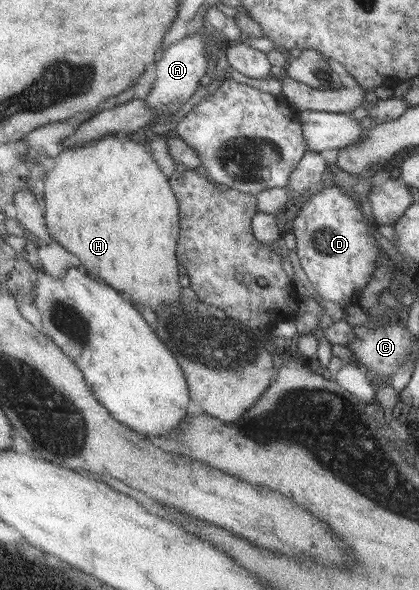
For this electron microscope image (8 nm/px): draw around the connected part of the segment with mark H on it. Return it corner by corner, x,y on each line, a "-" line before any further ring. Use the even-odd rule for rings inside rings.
111,134
96,139
96,141
91,141
86,145
65,148
52,159
54,166
50,171
46,171
46,175
43,178
45,212
42,213
45,227
51,239
55,240
62,248
67,249
69,253
73,253
81,261
81,265
87,269
89,276
97,275
101,281
111,285
115,291
121,291
121,294
126,299
129,299
135,307
145,305
145,308
151,307
153,311
157,311
157,309
163,308
167,303
171,304
173,301
177,301
179,299
179,285
177,285
177,264
179,263
175,259
175,241
177,241
177,233
179,233
177,200
173,195
168,178
159,170
159,166
152,159
152,156
145,151
145,147
139,145
139,143
133,143
130,139
123,141
123,139
119,139
119,137

